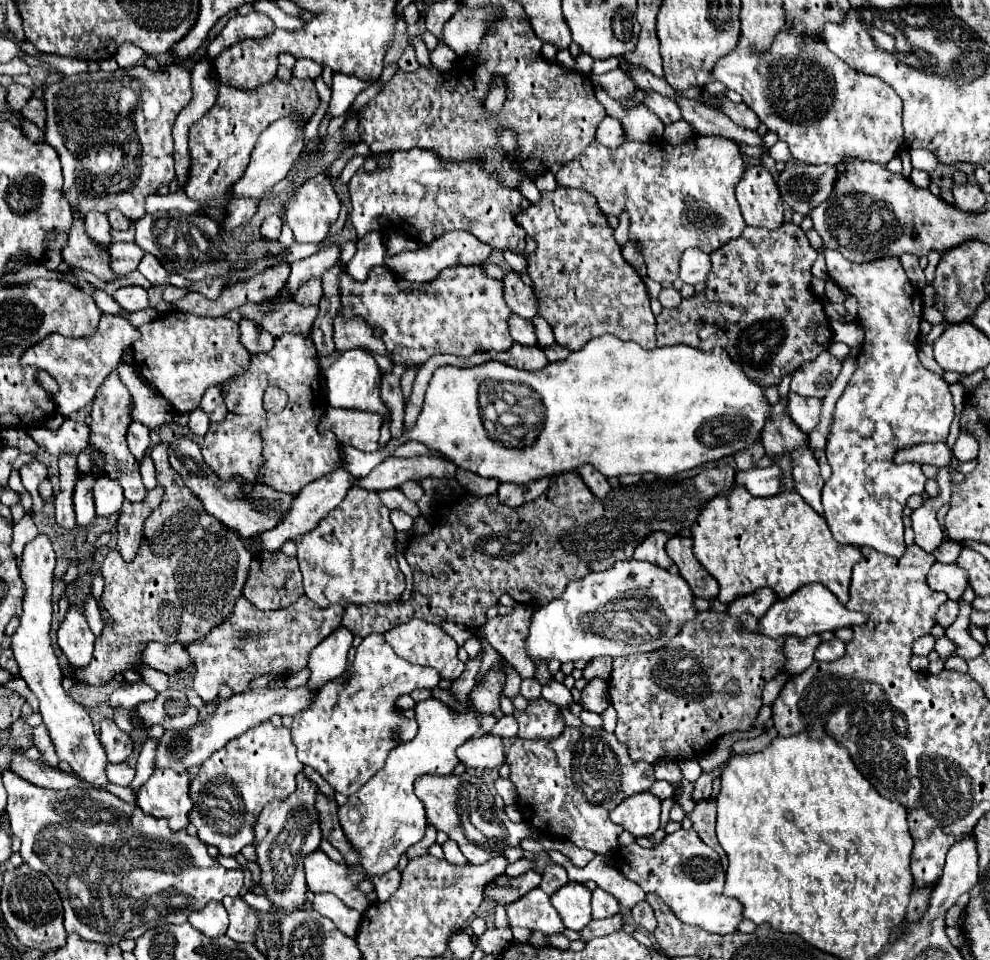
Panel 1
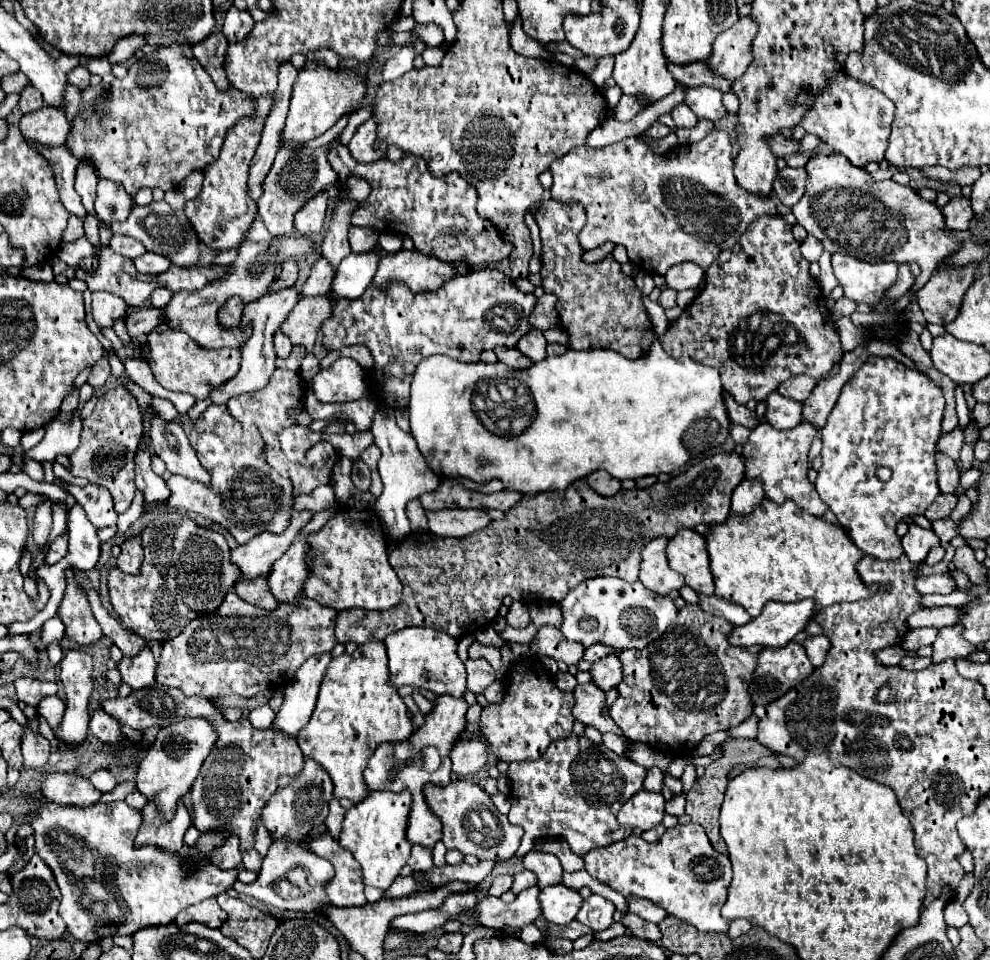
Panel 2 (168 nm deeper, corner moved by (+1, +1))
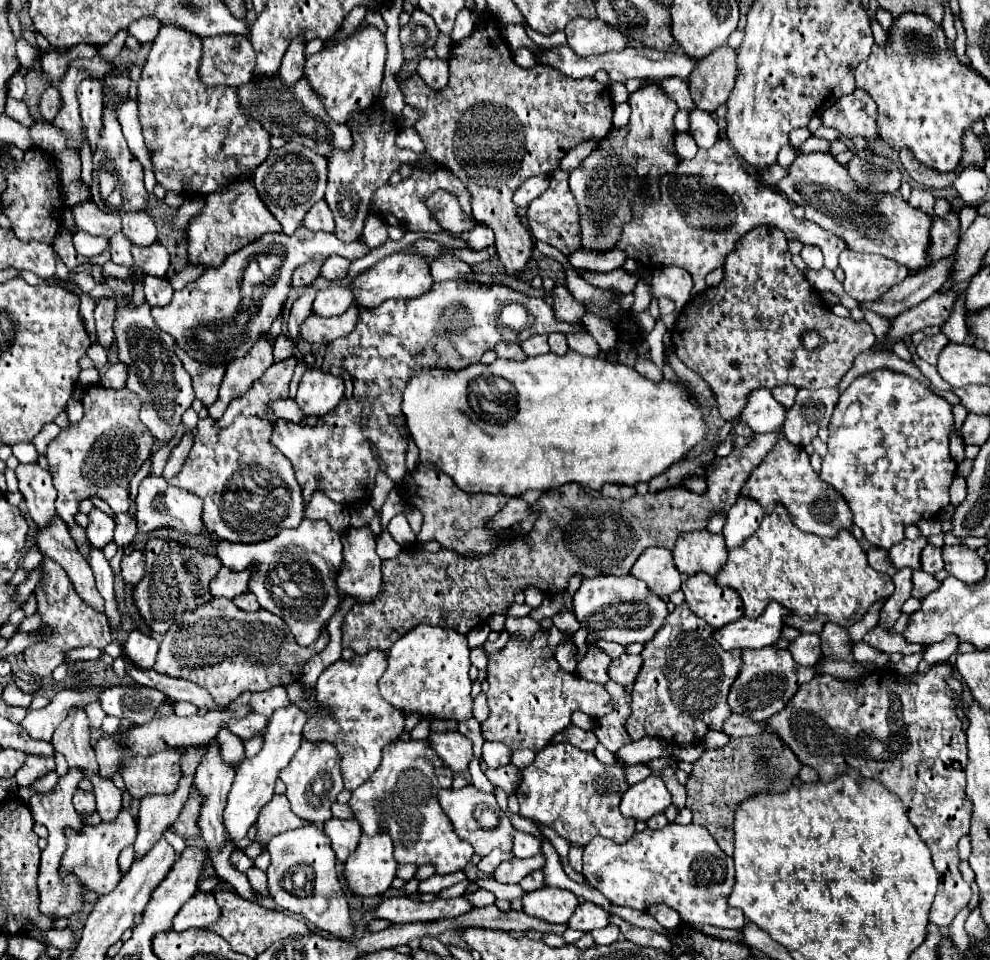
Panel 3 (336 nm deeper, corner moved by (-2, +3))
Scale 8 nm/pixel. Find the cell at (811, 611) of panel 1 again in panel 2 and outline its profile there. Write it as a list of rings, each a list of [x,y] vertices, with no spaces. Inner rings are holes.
[[[797,601],[797,603],[767,603],[763,613],[749,621],[743,627],[735,627],[727,641],[731,645],[747,647],[747,645],[761,645],[761,647],[783,647],[789,643],[809,619],[815,617],[813,601]]]

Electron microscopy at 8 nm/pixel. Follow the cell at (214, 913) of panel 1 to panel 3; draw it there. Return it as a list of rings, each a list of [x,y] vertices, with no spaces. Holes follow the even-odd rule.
[[[198,891],[174,917],[174,929],[184,931],[190,927],[210,927],[220,919],[220,907],[212,893]]]

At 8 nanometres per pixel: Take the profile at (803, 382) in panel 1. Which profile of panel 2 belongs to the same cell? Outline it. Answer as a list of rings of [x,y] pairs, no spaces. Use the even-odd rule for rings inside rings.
[[[791,377],[789,381],[783,381],[777,387],[777,393],[781,393],[783,397],[789,397],[793,401],[805,401],[805,397],[809,397],[809,393],[813,391],[813,385],[817,385],[817,379]]]

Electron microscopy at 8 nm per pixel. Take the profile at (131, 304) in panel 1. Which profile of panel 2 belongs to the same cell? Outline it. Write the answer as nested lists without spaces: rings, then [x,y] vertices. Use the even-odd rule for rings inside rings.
[[[93,293],[93,307],[91,307],[91,315],[93,321],[103,329],[103,327],[113,327],[113,323],[123,317],[127,313],[129,305],[125,305],[125,301],[117,295],[109,295],[109,293]]]

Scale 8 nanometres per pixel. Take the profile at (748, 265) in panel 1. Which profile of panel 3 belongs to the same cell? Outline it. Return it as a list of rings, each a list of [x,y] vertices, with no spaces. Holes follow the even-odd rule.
[[[768,225],[754,227],[752,233],[744,235],[744,239],[736,243],[736,251],[732,251],[732,255],[728,255],[728,259],[724,261],[724,279],[720,281],[720,285],[710,287],[702,295],[696,295],[692,299],[694,301],[684,307],[676,321],[676,327],[672,331],[672,345],[678,359],[688,369],[696,371],[712,387],[720,407],[720,415],[726,421],[738,417],[748,395],[760,387],[836,387],[852,367],[854,357],[864,349],[876,345],[872,327],[866,321],[856,323],[850,317],[842,319],[830,311],[820,293],[792,263],[792,253],[788,249],[788,239],[784,239],[784,233]],[[806,331],[816,331],[820,335],[820,345],[812,351],[808,351],[802,341],[802,335]]]

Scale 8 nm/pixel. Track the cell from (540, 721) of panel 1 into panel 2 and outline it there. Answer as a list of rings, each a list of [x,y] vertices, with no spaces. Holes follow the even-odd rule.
[[[537,657],[519,659],[509,667],[503,701],[495,705],[489,703],[481,711],[481,719],[477,723],[481,739],[501,761],[511,763],[537,759],[553,741],[571,735],[573,705],[573,691],[561,691]]]

